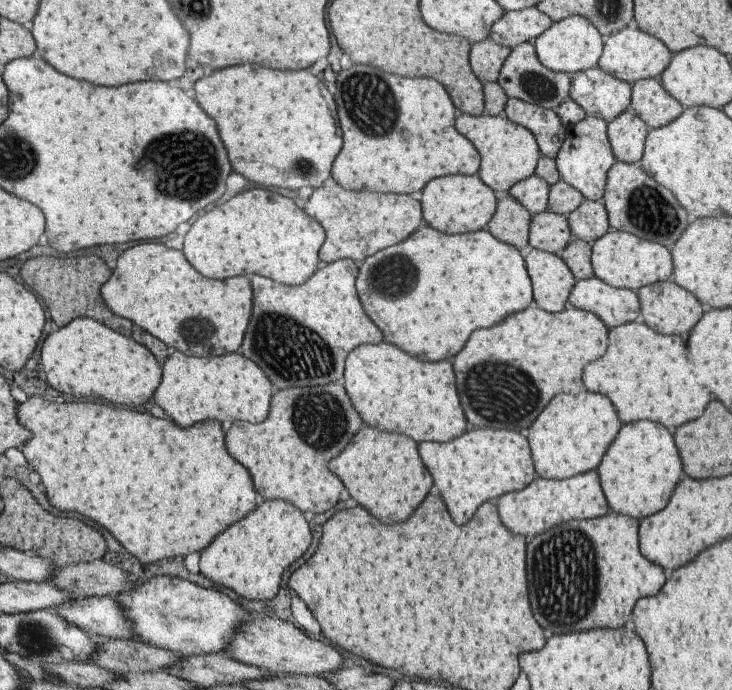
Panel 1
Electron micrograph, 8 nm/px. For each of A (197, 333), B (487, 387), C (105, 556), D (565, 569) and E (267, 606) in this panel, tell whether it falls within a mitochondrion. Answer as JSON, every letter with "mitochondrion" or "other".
{"A":"mitochondrion","B":"mitochondrion","C":"other","D":"mitochondrion","E":"other"}

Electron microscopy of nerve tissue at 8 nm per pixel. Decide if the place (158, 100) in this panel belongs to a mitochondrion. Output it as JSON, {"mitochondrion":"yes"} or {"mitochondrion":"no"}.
{"mitochondrion":"no"}

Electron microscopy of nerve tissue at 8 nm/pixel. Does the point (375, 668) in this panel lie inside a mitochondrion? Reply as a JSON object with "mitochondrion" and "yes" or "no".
{"mitochondrion":"no"}

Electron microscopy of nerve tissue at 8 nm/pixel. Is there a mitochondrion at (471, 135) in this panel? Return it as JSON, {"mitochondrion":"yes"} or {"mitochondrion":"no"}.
{"mitochondrion":"no"}

